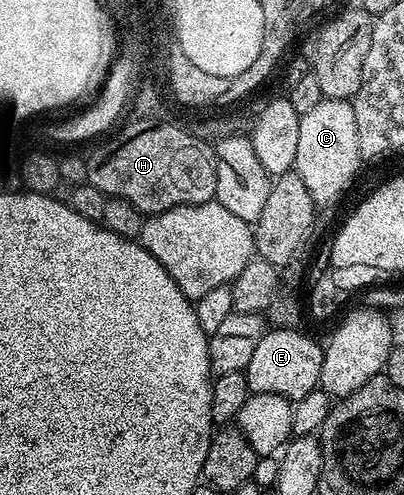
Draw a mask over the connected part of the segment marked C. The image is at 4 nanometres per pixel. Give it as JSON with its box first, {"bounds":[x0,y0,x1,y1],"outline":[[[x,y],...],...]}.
{"bounds":[294,98,361,204],"outline":[[[324,98],[299,119],[297,132],[297,160],[294,173],[305,180],[305,188],[316,204],[335,202],[351,186],[359,170],[361,155],[357,144],[357,120],[346,98]]]}

